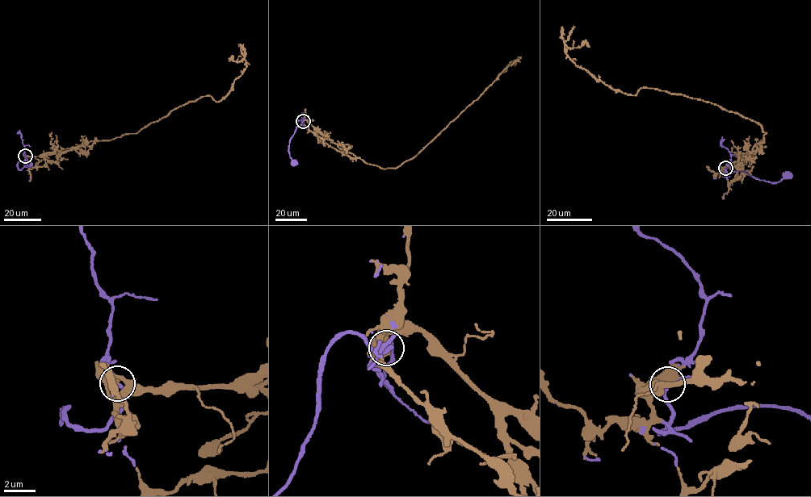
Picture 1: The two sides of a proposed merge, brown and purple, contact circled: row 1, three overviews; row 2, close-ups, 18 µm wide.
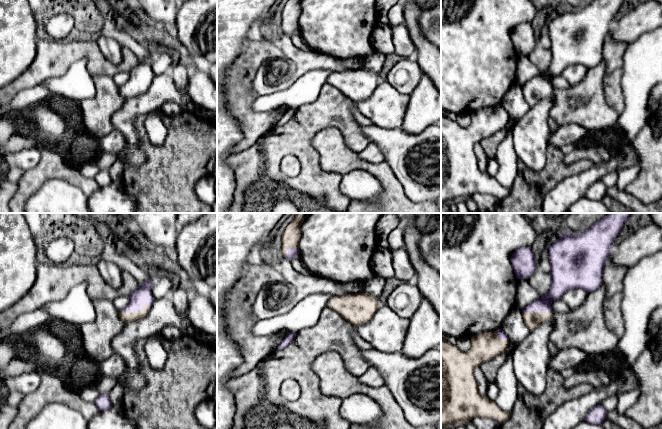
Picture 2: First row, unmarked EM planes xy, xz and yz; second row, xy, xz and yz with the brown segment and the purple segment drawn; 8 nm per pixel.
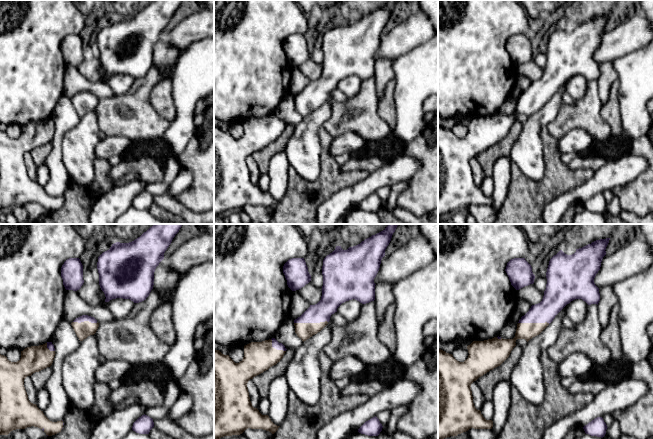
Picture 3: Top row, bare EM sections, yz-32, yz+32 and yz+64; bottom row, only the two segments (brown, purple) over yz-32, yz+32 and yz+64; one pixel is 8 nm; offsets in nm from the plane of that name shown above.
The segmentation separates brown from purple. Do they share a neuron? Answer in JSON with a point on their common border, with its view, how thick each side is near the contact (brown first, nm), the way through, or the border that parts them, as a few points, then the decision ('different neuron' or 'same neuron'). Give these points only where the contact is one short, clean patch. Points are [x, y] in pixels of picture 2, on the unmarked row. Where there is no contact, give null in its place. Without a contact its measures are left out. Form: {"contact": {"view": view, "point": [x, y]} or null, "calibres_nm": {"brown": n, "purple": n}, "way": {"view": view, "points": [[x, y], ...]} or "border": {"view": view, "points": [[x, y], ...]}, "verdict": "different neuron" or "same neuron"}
{"contact": {"view": "xy", "point": [136, 88]}, "calibres_nm": {"brown": 90, "purple": 160}, "verdict": "same neuron"}

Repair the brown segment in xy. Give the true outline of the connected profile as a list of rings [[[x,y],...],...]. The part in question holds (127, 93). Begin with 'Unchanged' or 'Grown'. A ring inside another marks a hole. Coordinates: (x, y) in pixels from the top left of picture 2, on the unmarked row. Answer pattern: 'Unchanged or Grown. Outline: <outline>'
Grown. Outline: [[[153,58],[139,59],[139,63],[130,69],[128,81],[119,87],[119,93],[126,100],[141,95],[149,89],[155,75],[152,71]]]

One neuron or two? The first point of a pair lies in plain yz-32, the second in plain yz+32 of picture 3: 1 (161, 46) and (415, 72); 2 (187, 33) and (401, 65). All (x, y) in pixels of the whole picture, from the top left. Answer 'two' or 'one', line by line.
1: two
2: two

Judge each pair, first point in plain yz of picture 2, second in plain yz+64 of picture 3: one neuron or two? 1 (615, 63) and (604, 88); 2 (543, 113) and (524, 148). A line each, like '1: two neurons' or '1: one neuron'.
1: one neuron
2: one neuron

